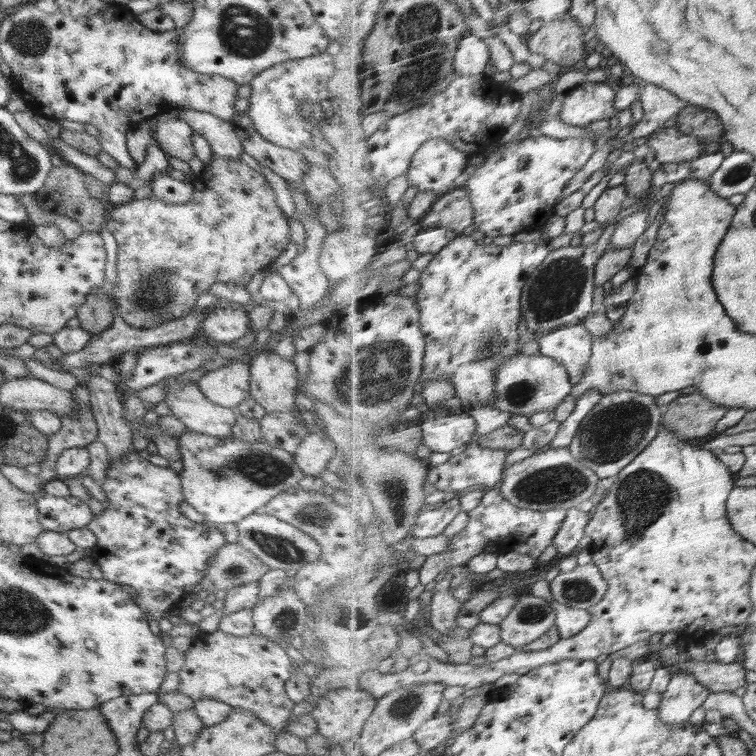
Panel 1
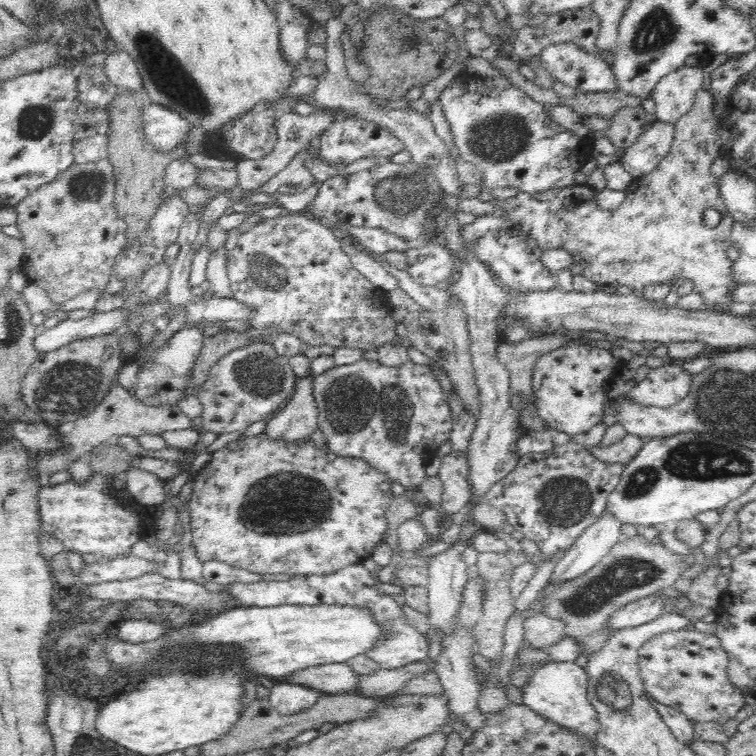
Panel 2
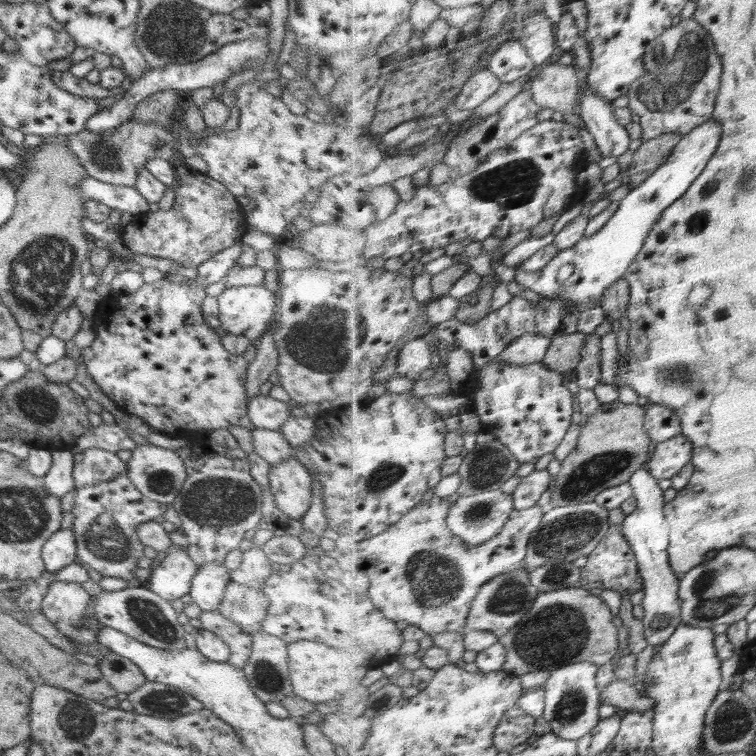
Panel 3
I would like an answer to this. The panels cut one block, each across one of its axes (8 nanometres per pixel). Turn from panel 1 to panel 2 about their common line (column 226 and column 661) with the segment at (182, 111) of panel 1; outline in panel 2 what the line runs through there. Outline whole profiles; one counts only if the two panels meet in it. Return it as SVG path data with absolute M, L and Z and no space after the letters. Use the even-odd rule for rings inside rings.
M658 120L618 159L634 179L652 172L668 152L674 140L675 126Z

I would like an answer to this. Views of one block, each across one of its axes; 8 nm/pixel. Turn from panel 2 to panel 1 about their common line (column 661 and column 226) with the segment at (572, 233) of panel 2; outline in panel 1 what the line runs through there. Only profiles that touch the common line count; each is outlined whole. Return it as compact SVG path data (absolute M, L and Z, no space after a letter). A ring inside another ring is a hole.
M213 156L208 164L204 164L204 169L200 175L194 176L192 180L194 189L192 189L192 197L182 204L172 204L158 199L152 194L144 199L134 199L118 208L114 208L106 217L104 227L108 228L117 243L117 278L118 284L112 285L111 300L118 304L117 311L130 327L147 329L152 327L160 327L164 322L172 319L188 316L194 310L197 300L202 293L208 292L210 285L214 283L232 283L238 285L247 285L250 279L258 270L268 268L274 263L276 258L282 254L286 248L288 241L292 240L290 228L288 226L288 218L282 214L282 210L278 208L275 194L271 189L270 183L265 179L263 174L250 168L243 160L222 160Z

